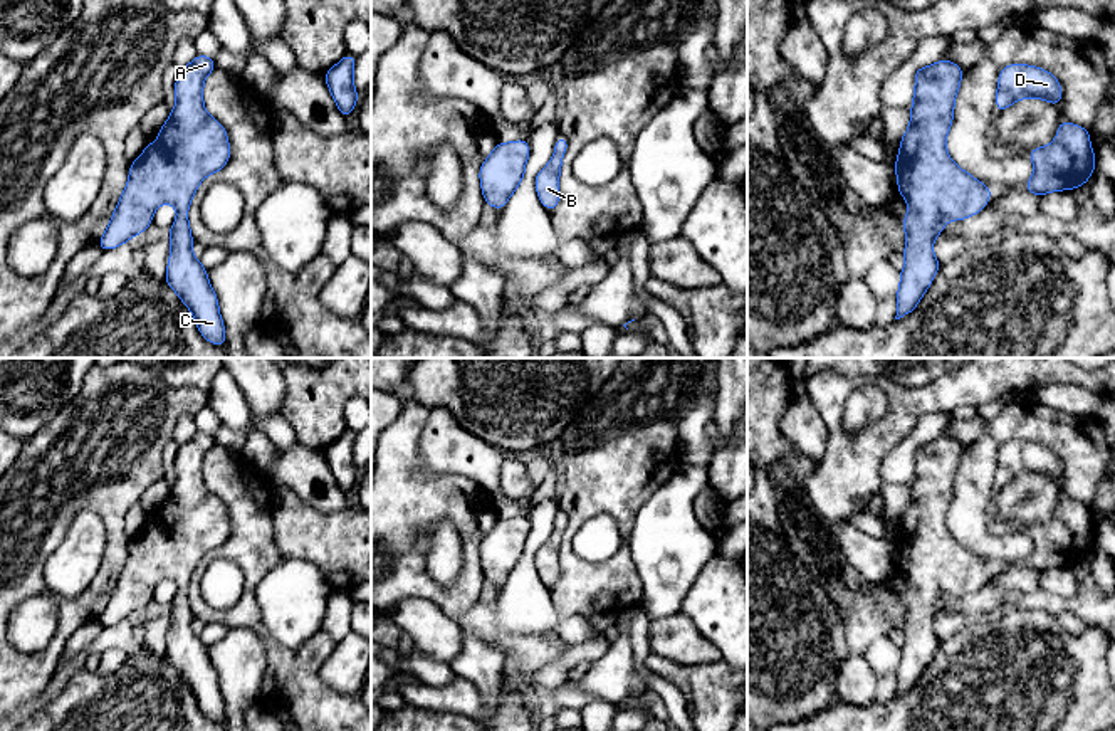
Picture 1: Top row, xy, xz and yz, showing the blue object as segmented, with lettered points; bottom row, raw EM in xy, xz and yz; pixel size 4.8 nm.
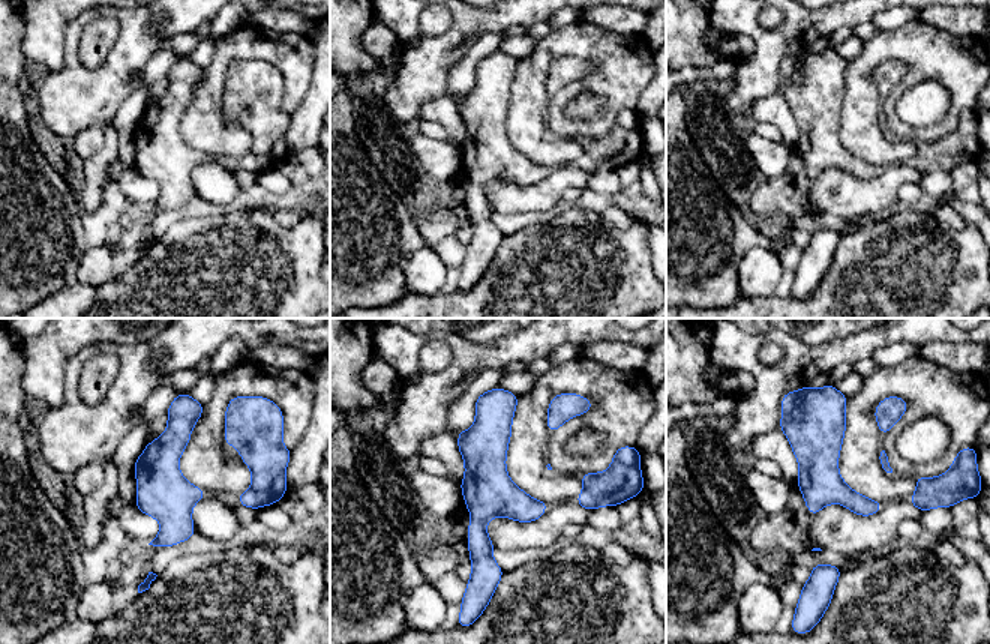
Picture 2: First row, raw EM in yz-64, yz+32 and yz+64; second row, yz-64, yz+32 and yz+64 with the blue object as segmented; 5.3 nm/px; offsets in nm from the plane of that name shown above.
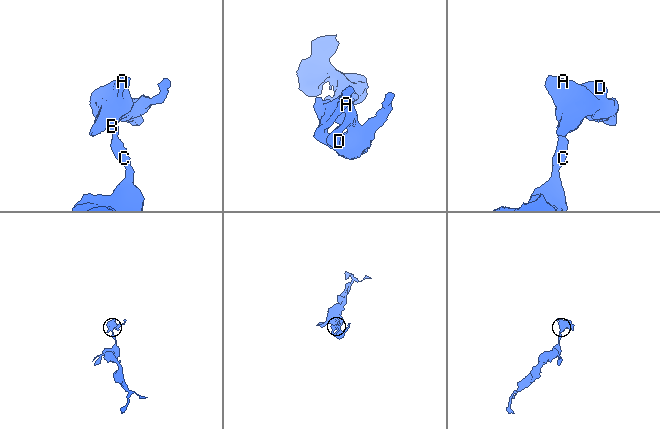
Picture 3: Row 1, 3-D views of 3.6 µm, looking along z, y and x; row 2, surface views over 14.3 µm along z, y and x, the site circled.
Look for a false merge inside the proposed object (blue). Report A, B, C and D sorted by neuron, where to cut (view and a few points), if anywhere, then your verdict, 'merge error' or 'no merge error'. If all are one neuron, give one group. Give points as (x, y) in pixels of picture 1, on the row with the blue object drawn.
A B C D; no cut; no merge error

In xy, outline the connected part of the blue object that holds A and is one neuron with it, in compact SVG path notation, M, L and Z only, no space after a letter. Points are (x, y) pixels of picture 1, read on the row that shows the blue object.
M196 55L180 67L175 109L160 128L158 141L129 163L128 185L97 245L113 250L128 244L151 225L160 203L171 203L178 215L166 234L171 252L165 281L191 311L200 334L213 344L227 346L218 297L207 269L191 254L195 240L186 215L203 178L220 171L230 160L227 131L203 106L203 82L215 69L210 55Z

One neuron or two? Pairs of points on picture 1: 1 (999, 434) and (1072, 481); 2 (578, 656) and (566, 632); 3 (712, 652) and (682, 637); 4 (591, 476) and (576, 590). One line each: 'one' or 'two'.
1: one
2: two
3: one
4: one

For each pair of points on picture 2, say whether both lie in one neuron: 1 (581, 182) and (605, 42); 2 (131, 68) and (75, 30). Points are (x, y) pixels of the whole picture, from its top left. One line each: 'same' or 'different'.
1: same
2: same

